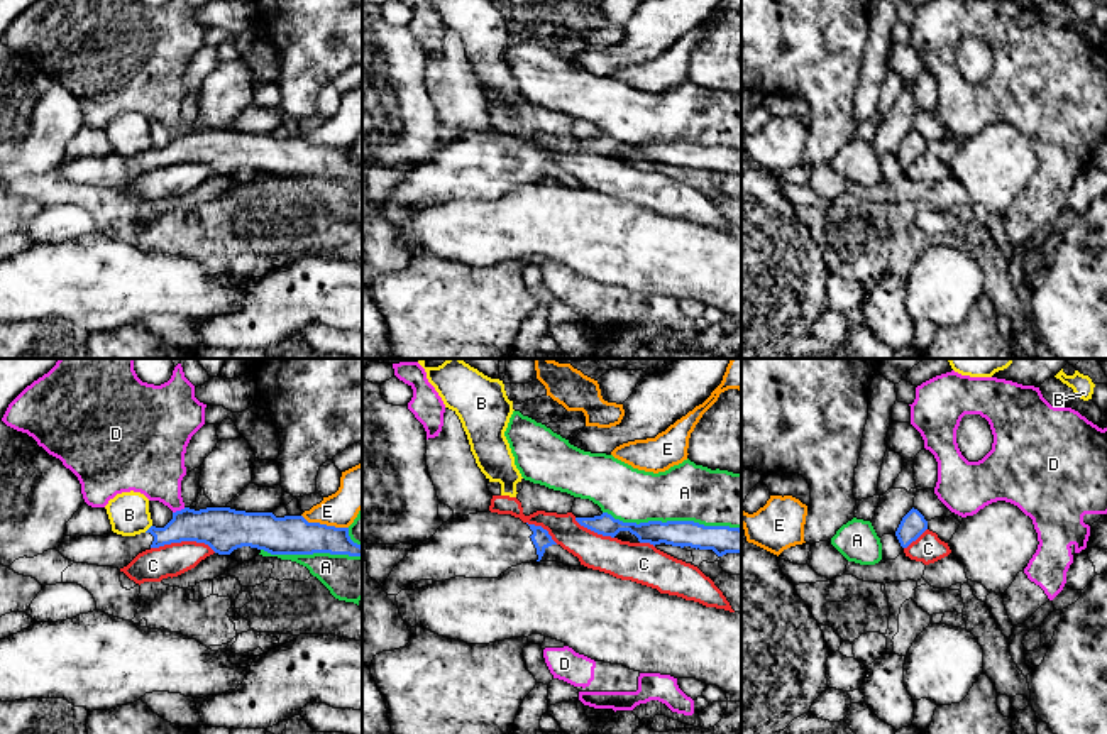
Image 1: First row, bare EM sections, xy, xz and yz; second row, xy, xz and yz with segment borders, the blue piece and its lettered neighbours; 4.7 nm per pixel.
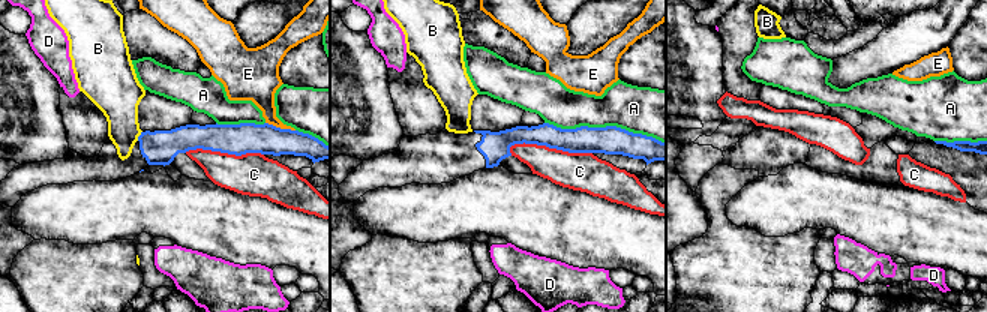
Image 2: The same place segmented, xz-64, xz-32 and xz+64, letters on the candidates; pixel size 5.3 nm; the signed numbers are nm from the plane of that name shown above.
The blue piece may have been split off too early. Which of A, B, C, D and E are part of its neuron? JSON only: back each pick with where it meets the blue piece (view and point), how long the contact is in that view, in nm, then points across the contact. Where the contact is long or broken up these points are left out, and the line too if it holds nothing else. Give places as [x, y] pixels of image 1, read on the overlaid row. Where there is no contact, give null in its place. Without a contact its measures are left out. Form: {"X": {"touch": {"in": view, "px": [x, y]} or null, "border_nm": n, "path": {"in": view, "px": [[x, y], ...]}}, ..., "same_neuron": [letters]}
{"same_neuron": []}

